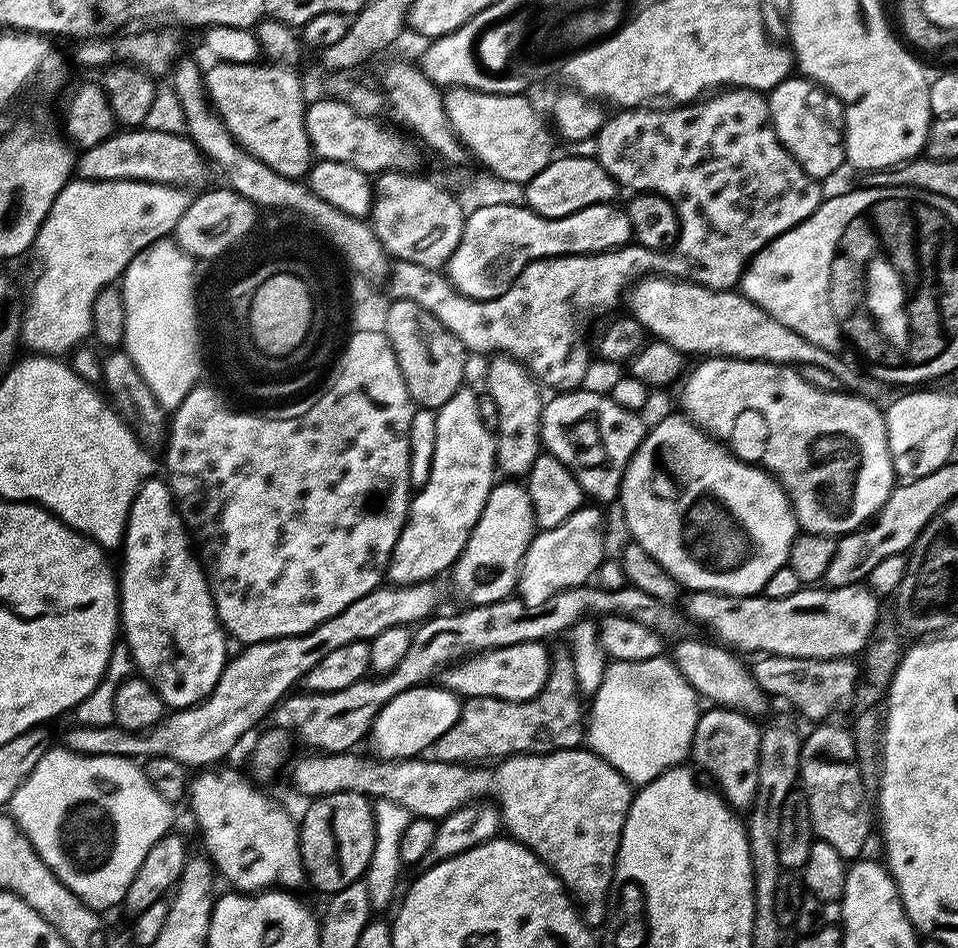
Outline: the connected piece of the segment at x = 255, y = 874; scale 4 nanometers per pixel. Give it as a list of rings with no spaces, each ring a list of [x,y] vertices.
[[[220,766],[217,768],[208,768],[199,771],[199,774],[195,779],[194,777],[189,781],[188,784],[188,803],[190,802],[192,806],[192,812],[196,815],[196,820],[200,823],[200,828],[204,831],[204,848],[203,851],[206,853],[209,860],[212,861],[215,871],[220,872],[229,880],[231,887],[233,889],[239,890],[245,894],[255,894],[261,890],[271,889],[273,886],[292,886],[288,884],[300,884],[305,883],[306,873],[304,870],[304,863],[300,857],[300,829],[298,827],[297,821],[292,820],[292,816],[279,804],[278,801],[274,800],[272,797],[260,792],[256,787],[252,786],[242,775],[238,774],[232,768],[222,768]]]

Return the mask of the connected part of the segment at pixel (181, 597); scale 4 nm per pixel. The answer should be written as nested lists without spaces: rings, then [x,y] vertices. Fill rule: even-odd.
[[[149,478],[140,485],[132,509],[128,511],[128,525],[124,527],[124,538],[122,541],[122,553],[124,552],[124,569],[118,572],[118,620],[122,625],[122,636],[128,639],[128,648],[132,651],[132,660],[140,667],[139,675],[147,679],[152,689],[163,698],[165,705],[169,709],[179,710],[182,708],[191,708],[193,704],[199,704],[205,700],[214,690],[218,678],[222,674],[224,665],[230,659],[228,652],[229,641],[226,639],[226,633],[219,620],[216,619],[216,603],[212,600],[212,592],[208,589],[208,577],[205,576],[201,561],[194,551],[193,541],[190,539],[190,533],[174,503],[172,489],[163,479]]]

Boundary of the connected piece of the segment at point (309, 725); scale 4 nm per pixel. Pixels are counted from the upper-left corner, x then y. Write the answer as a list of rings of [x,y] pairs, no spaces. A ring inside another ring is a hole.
[[[597,586],[567,588],[554,594],[554,598],[546,598],[546,602],[541,602],[538,606],[525,604],[519,598],[509,598],[493,604],[474,604],[463,610],[465,612],[452,612],[449,616],[436,614],[423,621],[412,633],[410,650],[406,650],[406,658],[402,658],[402,662],[398,662],[394,670],[377,675],[375,678],[354,682],[354,686],[346,686],[346,690],[337,692],[300,690],[285,696],[274,712],[275,727],[283,728],[297,737],[300,735],[312,747],[309,749],[319,750],[324,754],[351,752],[363,736],[365,739],[371,733],[374,718],[380,713],[382,706],[390,702],[390,698],[411,688],[427,685],[432,675],[433,679],[448,665],[466,656],[522,642],[548,642],[551,636],[556,636],[559,632],[567,633],[579,620],[596,614],[592,612],[625,616],[638,622],[638,626],[646,626],[646,630],[657,632],[662,638],[676,635],[679,637],[681,635],[679,632],[684,628],[684,620],[686,621],[685,613],[675,603],[659,600],[631,586],[618,590],[602,589]]]

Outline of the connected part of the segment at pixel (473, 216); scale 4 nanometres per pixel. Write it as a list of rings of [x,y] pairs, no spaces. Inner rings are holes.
[[[520,202],[488,203],[481,203],[467,213],[462,238],[446,265],[452,286],[475,300],[501,296],[531,260],[545,260],[547,256],[588,256],[591,252],[611,252],[614,247],[613,241],[604,240],[600,233],[602,208],[599,204],[566,214],[566,218],[547,220]]]

